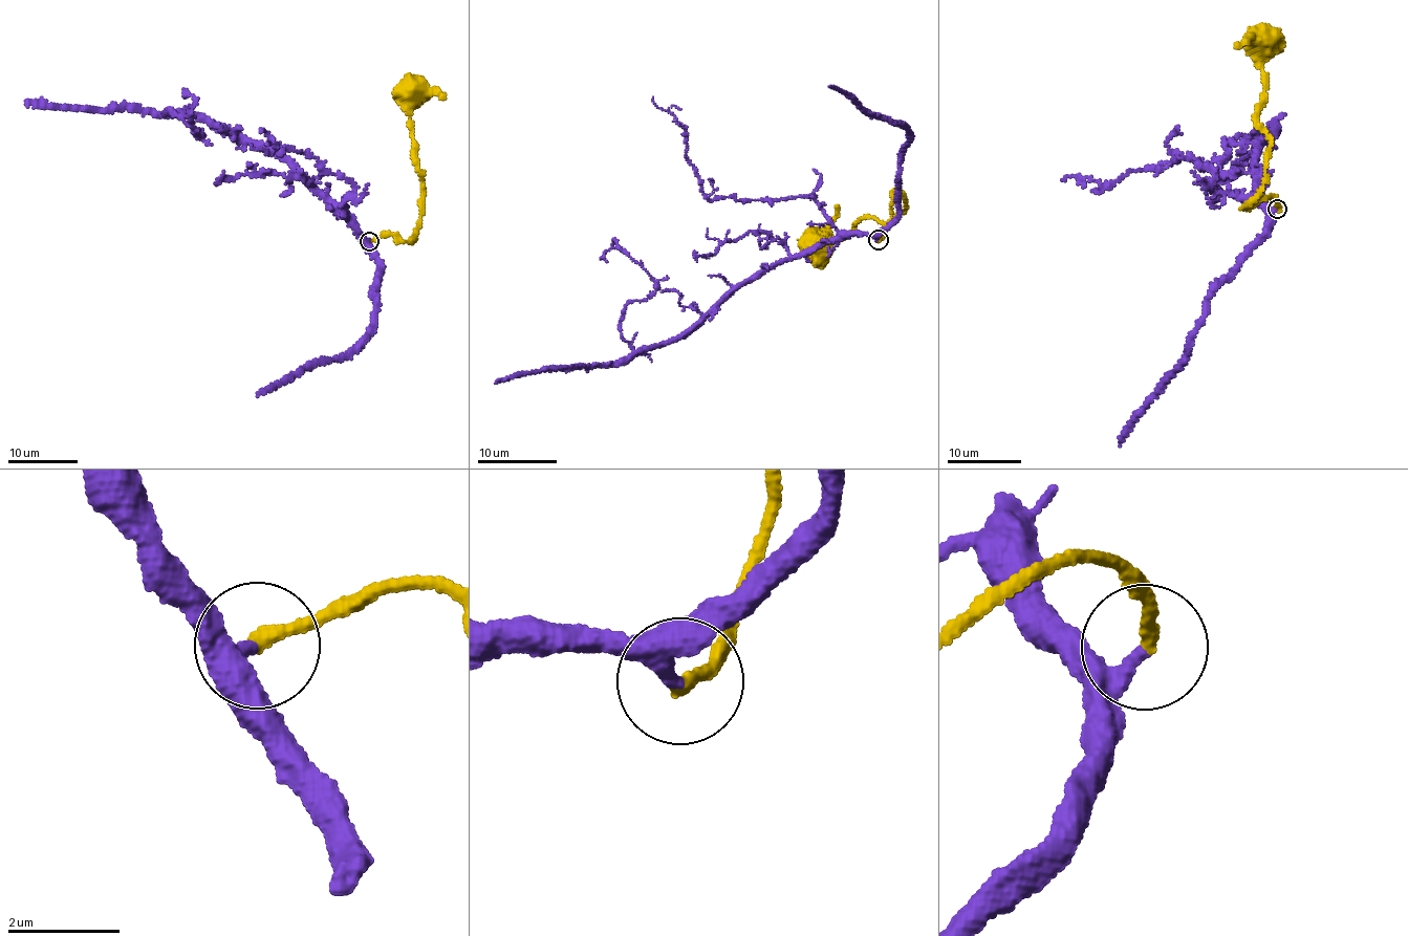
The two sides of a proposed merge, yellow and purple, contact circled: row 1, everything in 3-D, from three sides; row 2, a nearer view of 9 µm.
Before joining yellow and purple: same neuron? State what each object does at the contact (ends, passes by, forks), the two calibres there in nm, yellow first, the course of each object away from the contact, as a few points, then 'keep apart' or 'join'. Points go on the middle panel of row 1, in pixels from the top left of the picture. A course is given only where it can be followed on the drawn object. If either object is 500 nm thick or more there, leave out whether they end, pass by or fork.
yellow ends there; purple ends there; 240 nm thick on the yellow side, 240 nm on the other; yellow runs (878, 239), (891, 212), (891, 193), (902, 191), (904, 209), (891, 221), (862, 219), (817, 251); purple runs (878, 239), (831, 237), (767, 266), (679, 335), (636, 351), (621, 321), (655, 283), (613, 240), (608, 262); join

